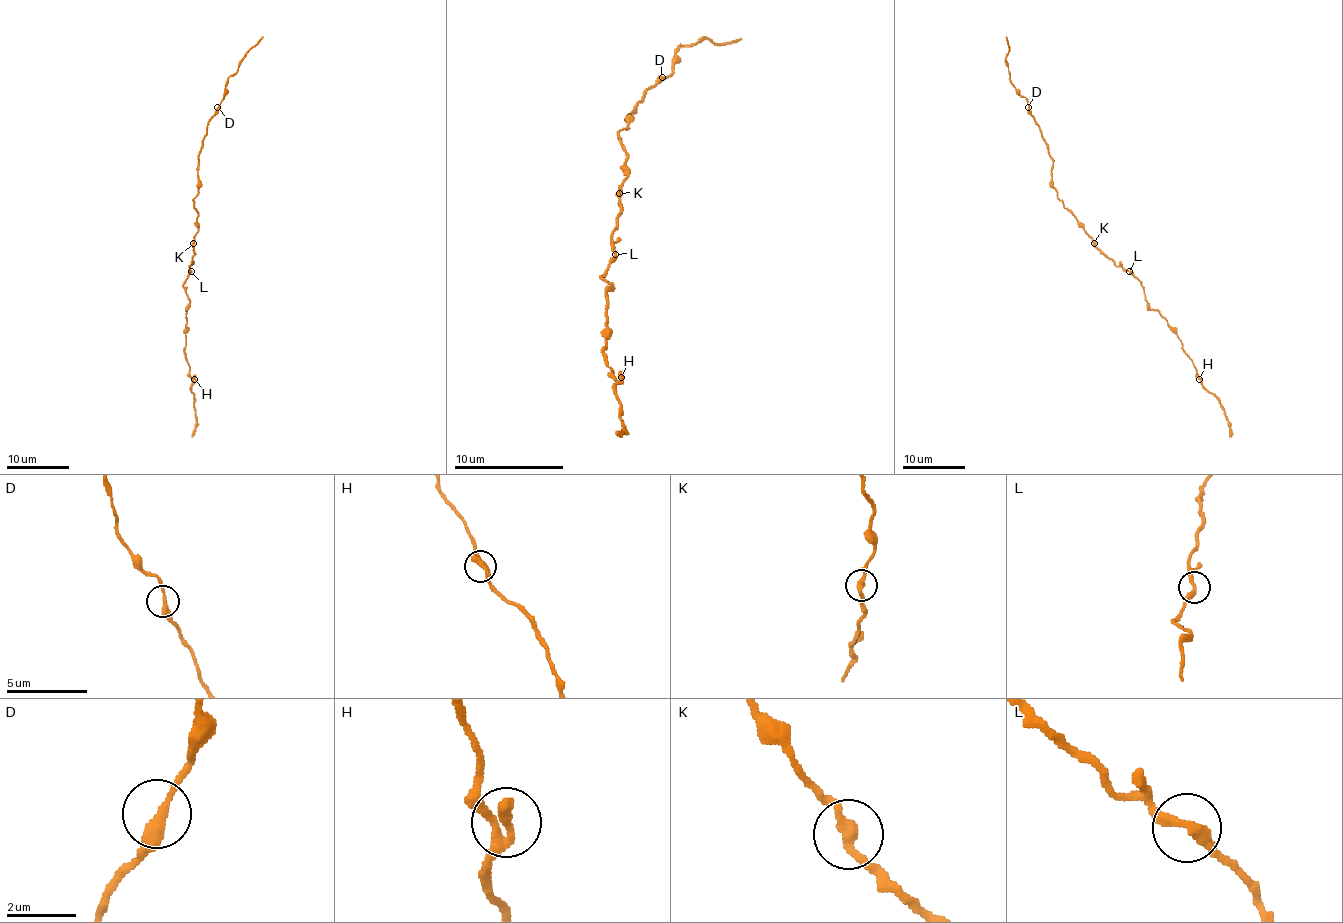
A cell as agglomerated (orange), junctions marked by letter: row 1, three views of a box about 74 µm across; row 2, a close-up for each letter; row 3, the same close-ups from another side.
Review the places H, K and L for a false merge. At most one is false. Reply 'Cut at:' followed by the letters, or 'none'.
Cut at: none

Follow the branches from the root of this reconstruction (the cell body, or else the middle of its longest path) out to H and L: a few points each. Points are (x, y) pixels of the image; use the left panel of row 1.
H: (194, 242), (191, 273), (183, 284), (189, 301), (185, 358), (194, 379)
L: (194, 242), (191, 271)

